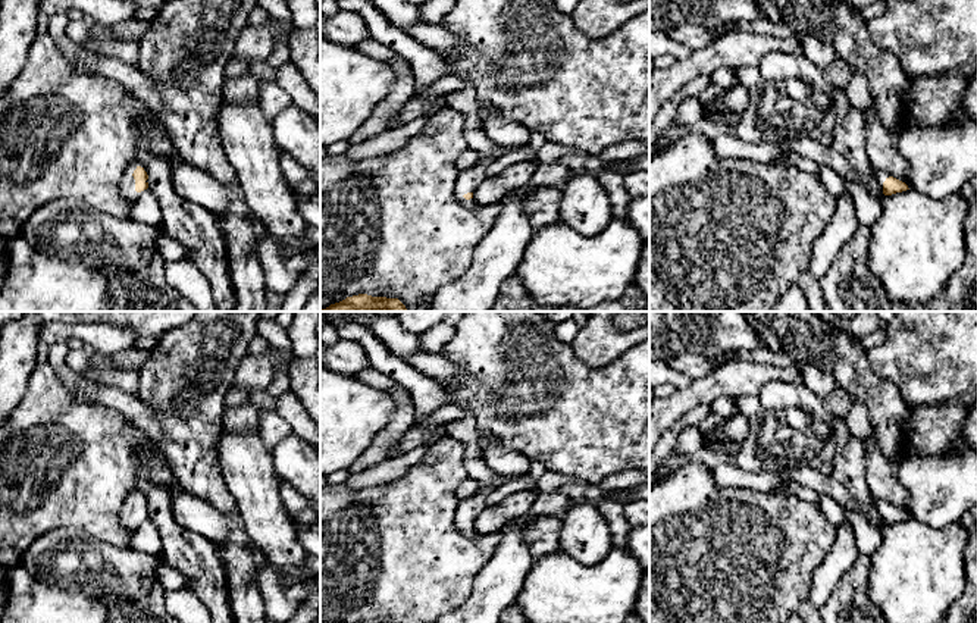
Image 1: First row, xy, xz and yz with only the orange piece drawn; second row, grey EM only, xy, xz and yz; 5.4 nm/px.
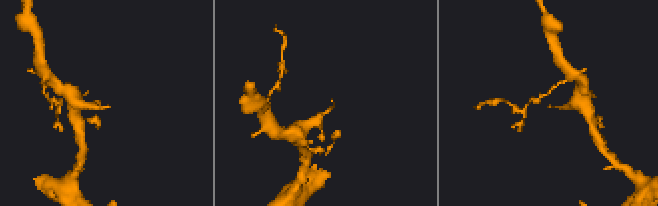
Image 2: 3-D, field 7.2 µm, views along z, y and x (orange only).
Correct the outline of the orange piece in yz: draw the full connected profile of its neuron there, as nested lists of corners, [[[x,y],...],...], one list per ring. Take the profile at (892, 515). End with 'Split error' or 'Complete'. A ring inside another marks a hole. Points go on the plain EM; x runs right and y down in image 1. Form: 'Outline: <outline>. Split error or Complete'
Outline: [[[873,498],[873,504],[880,519],[880,526],[911,519],[911,514],[904,507],[893,507],[884,500]]]. Split error

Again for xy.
Outline: [[[135,488],[125,498],[120,508],[120,523],[135,533],[140,525],[148,517],[148,504],[143,492]]]. Split error

